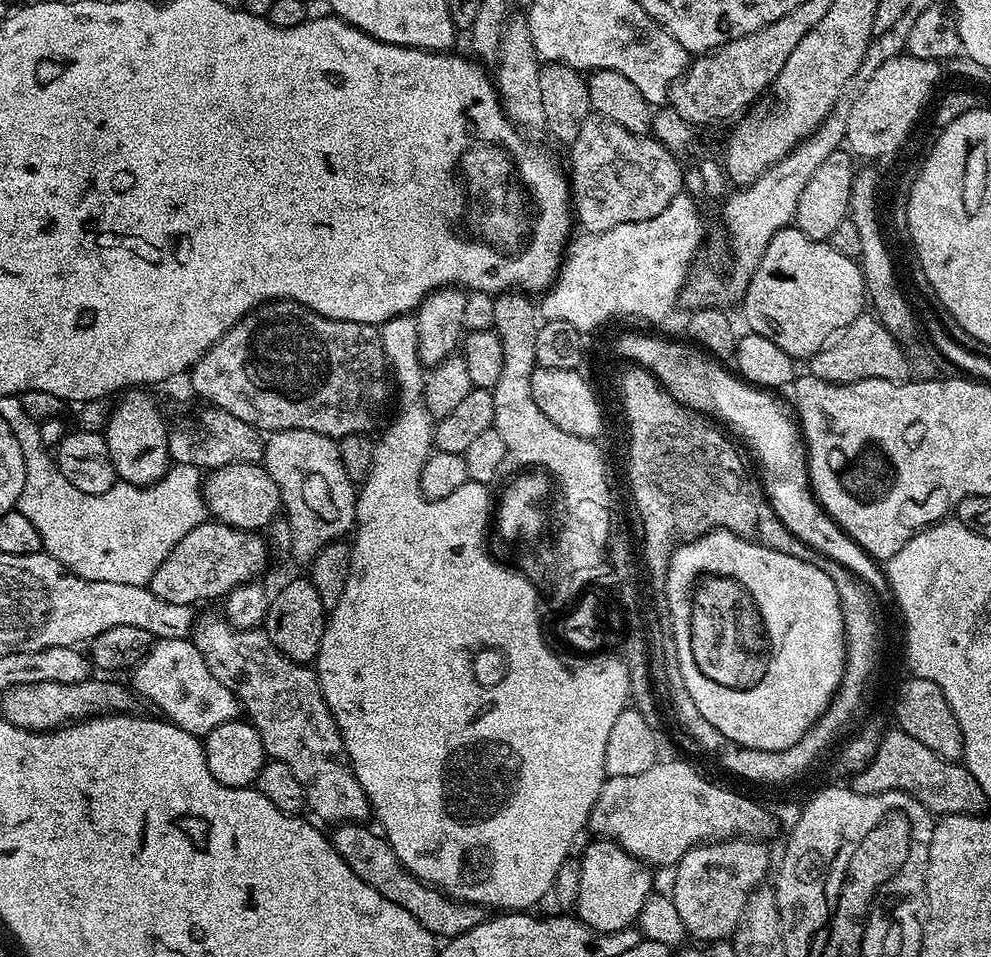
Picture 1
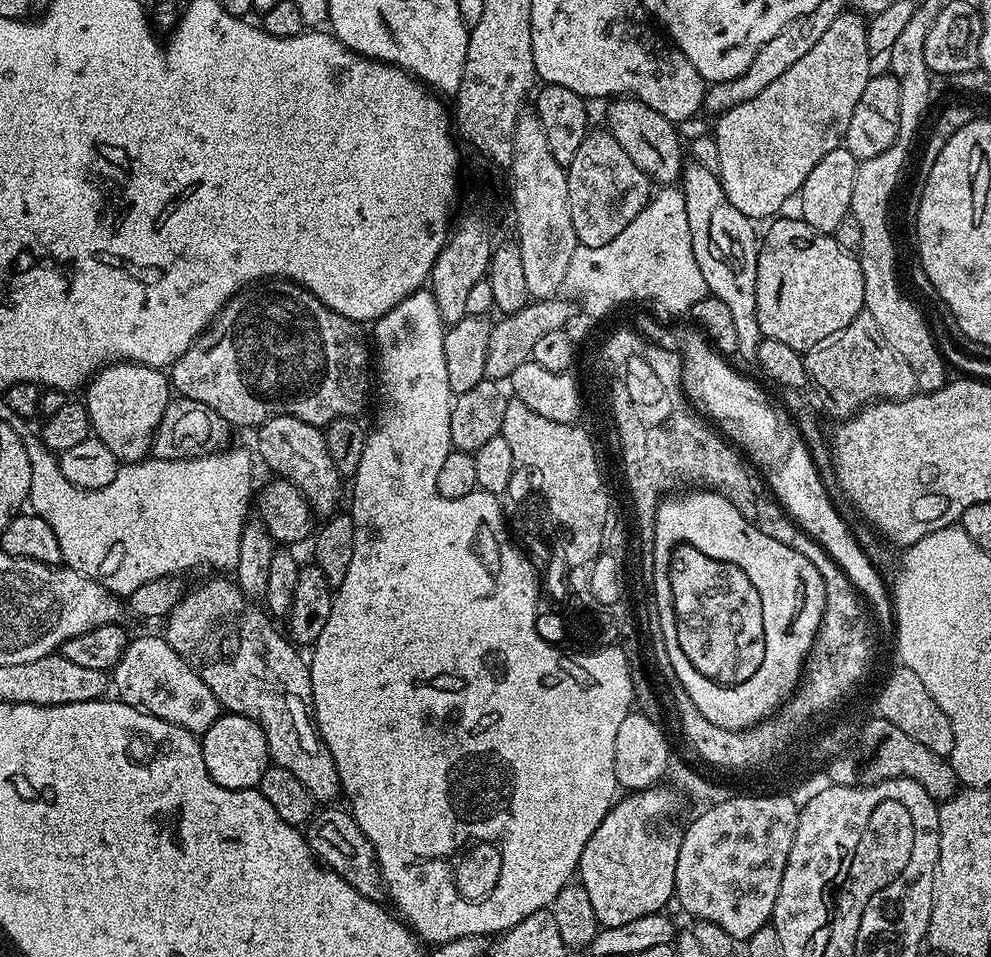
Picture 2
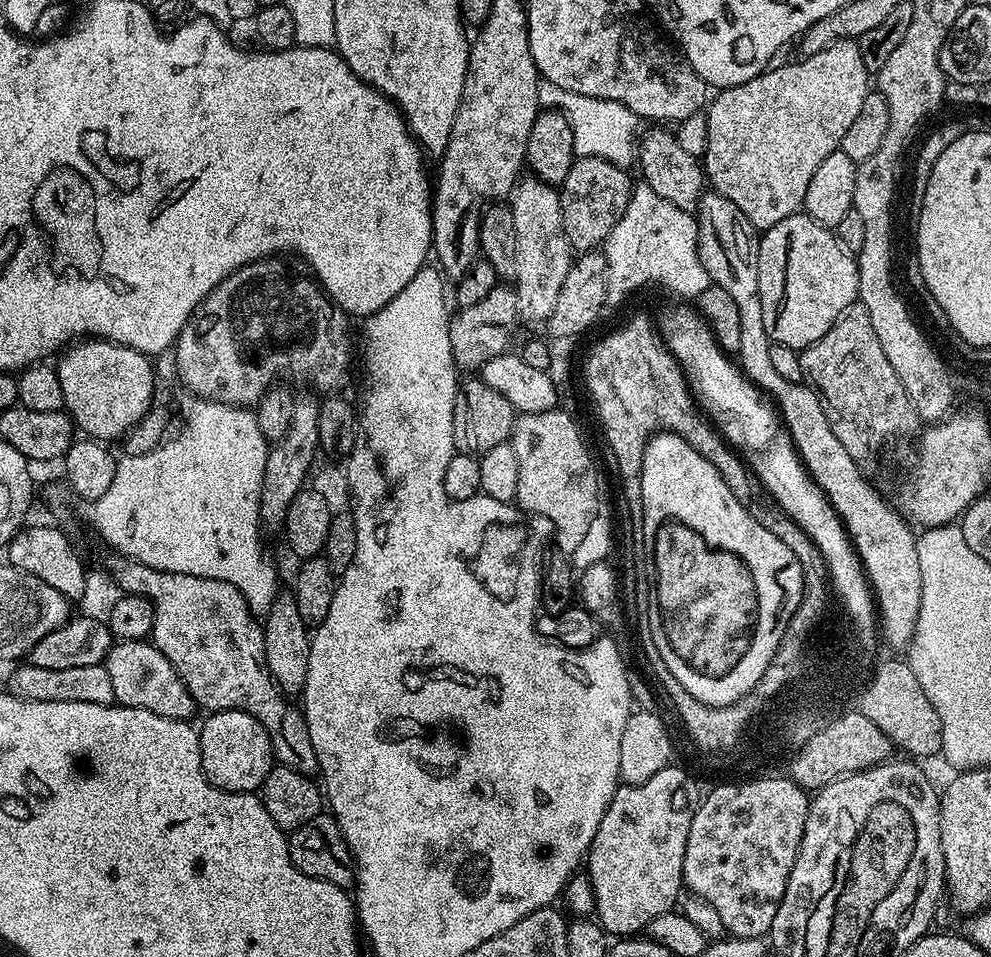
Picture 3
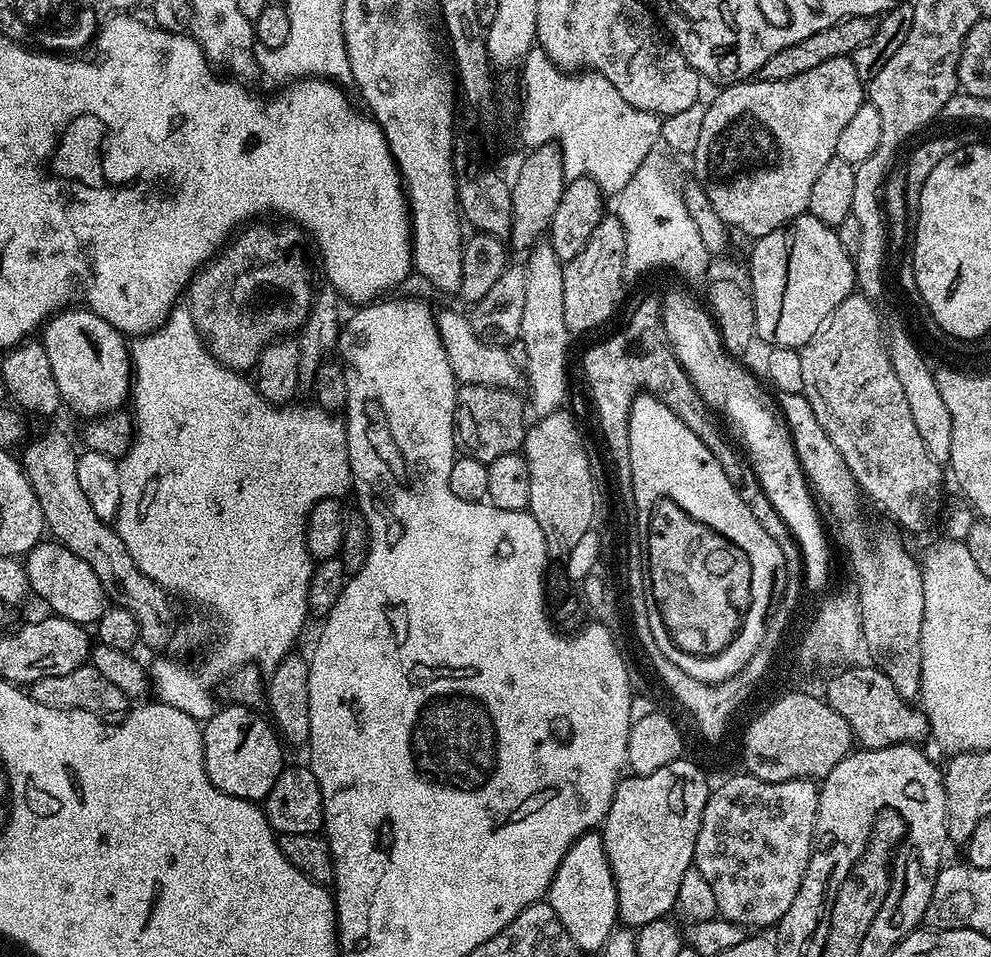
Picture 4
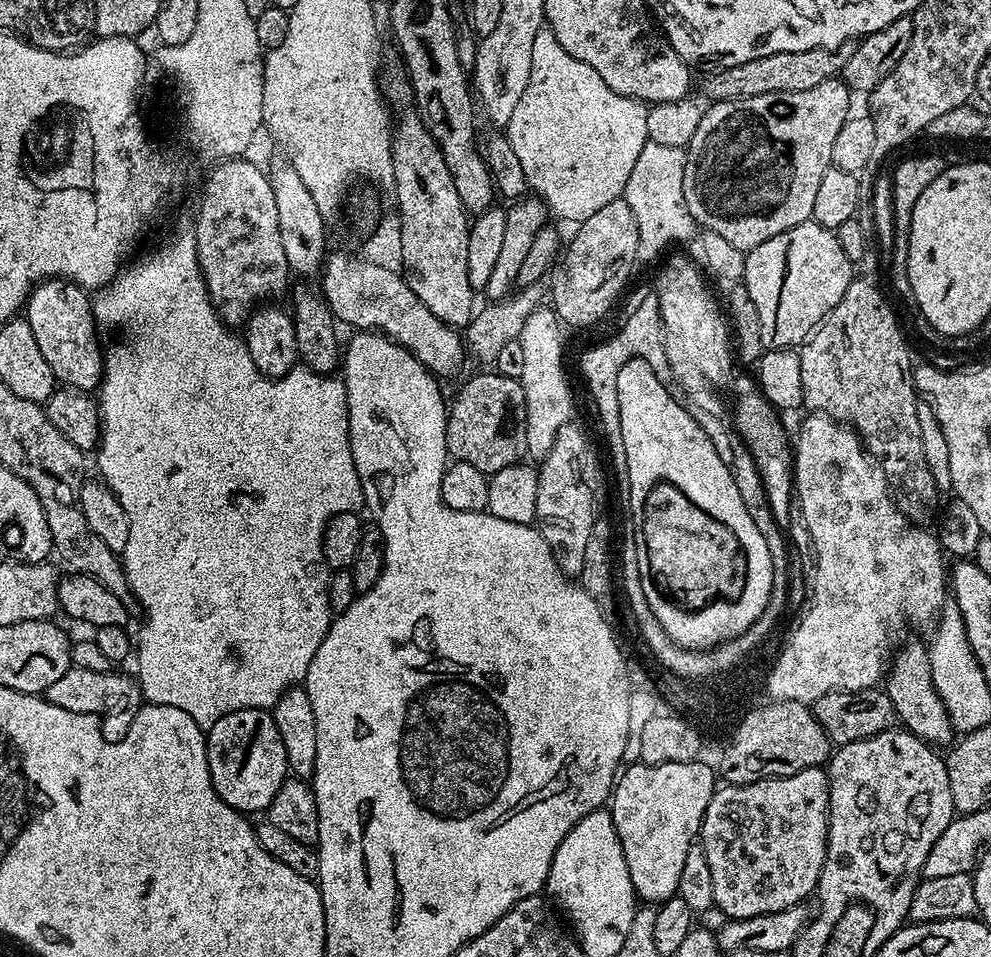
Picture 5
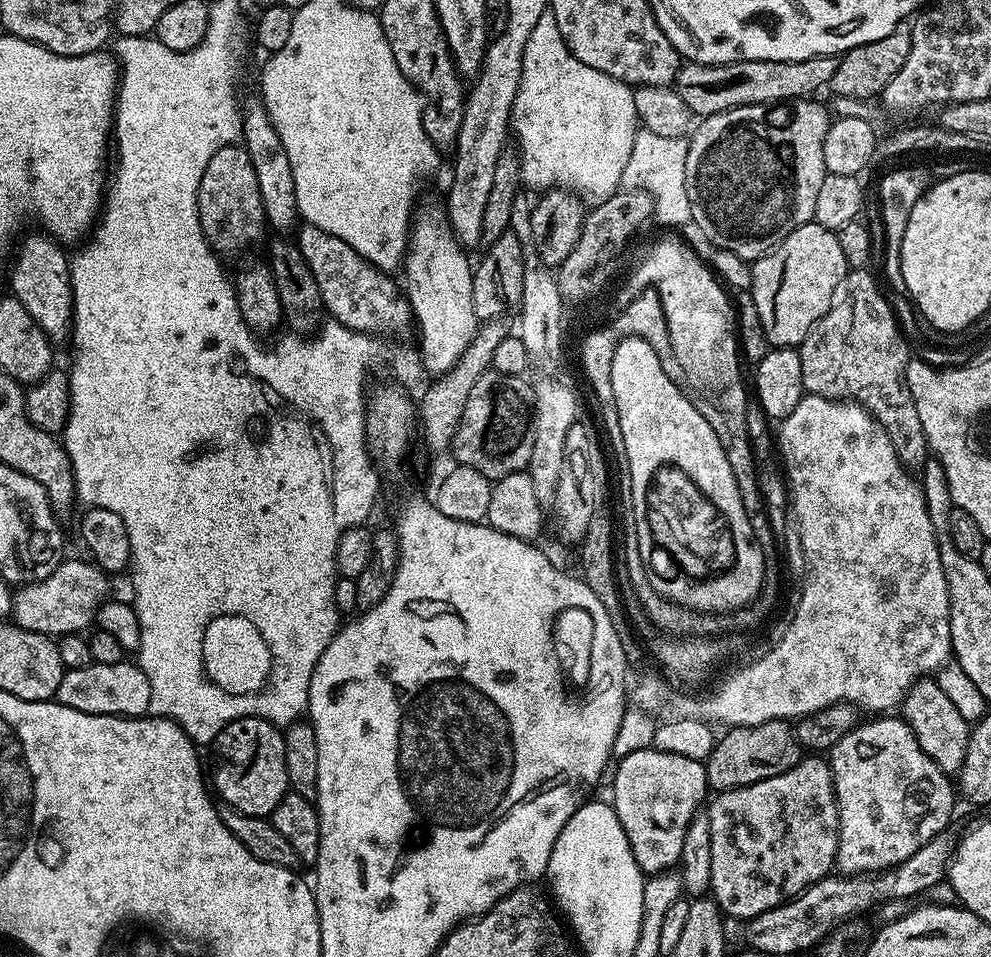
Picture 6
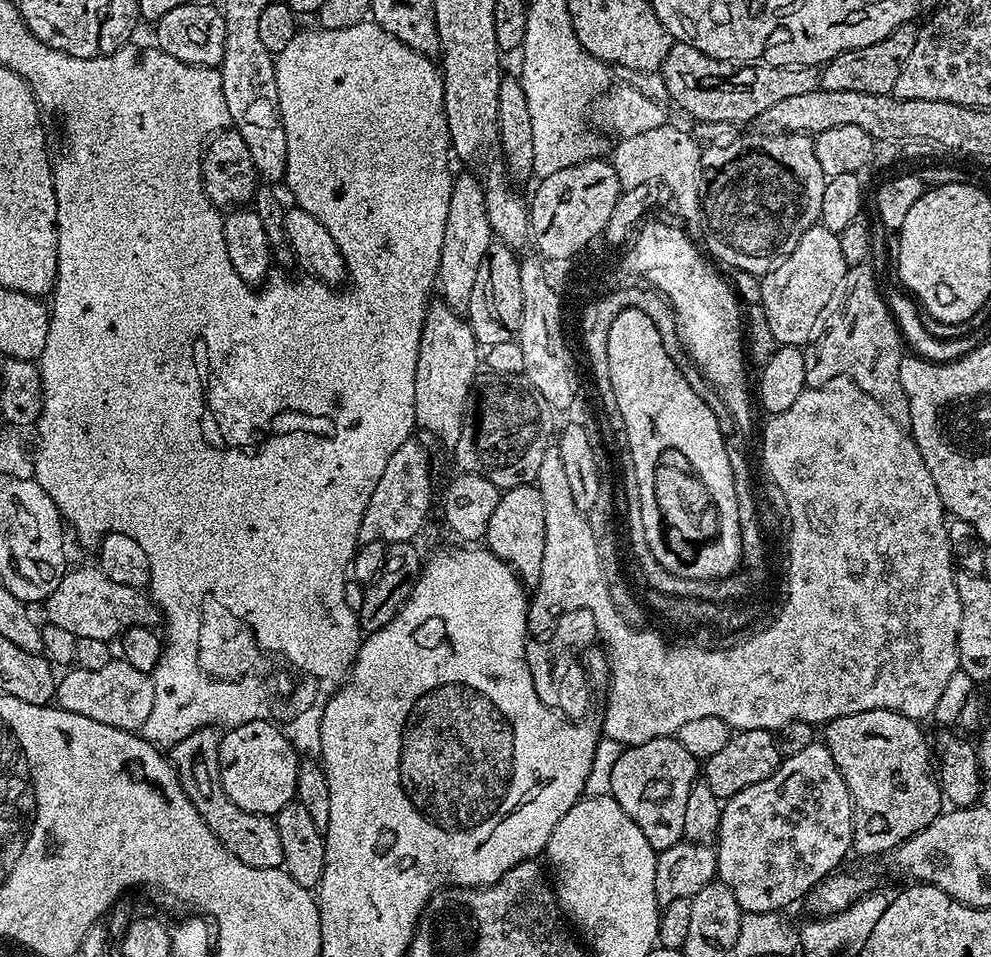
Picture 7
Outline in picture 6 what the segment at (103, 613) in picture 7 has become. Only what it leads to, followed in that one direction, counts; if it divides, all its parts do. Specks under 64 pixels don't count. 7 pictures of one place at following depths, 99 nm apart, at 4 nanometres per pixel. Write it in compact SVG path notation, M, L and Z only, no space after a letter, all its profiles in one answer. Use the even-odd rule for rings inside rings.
M65 558L50 578L17 587L12 597L11 619L14 623L19 628L53 638L80 634L85 631L83 628L91 629L96 612L109 599L109 577L95 563L84 560Z

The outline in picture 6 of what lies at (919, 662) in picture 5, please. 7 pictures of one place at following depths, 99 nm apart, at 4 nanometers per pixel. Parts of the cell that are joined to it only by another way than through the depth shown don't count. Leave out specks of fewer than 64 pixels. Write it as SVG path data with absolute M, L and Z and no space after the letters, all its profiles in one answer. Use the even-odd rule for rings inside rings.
M925 678L917 682L902 701L902 719L914 730L918 746L926 750L931 760L943 770L949 778L959 773L966 759L966 746L970 746L972 724L958 712L958 707L946 696L936 678Z

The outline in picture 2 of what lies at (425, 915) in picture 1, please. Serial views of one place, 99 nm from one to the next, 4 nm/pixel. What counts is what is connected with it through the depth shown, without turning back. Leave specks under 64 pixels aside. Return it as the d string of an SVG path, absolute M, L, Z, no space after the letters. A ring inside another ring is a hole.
M324 806L315 813L306 825L306 839L313 856L320 861L323 867L328 868L334 874L338 874L358 894L362 894L371 900L383 901L386 896L384 879L380 873L380 863L376 861L374 846L370 846L370 838L362 834L358 822L354 822L351 811L343 807Z

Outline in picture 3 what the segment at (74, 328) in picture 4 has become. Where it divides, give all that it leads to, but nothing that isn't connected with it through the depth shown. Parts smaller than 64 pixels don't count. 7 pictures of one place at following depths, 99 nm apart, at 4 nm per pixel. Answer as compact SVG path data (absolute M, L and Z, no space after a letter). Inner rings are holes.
M84 338L63 349L55 361L58 382L62 386L64 408L71 417L75 427L85 437L101 442L119 441L139 420L153 407L152 395L156 392L156 376L152 373L152 364L147 355L124 344L112 340Z

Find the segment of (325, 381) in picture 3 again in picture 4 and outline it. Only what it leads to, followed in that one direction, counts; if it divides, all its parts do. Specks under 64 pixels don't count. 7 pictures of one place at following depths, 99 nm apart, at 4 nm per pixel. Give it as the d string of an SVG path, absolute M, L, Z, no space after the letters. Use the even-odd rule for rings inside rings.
M252 222L247 226L239 229L224 245L223 249L216 253L195 276L192 277L192 283L186 289L186 307L188 312L194 318L194 326L198 330L198 334L204 340L204 346L211 352L214 359L219 364L225 364L228 368L233 368L235 372L244 374L249 370L255 369L256 359L259 358L260 352L267 344L287 337L289 334L299 333L304 327L304 319L308 317L308 312L312 308L312 297L314 295L314 287L308 281L308 260L304 257L304 248L300 245L300 236L302 232L297 225L291 222L276 222L280 224L264 224L268 222Z

